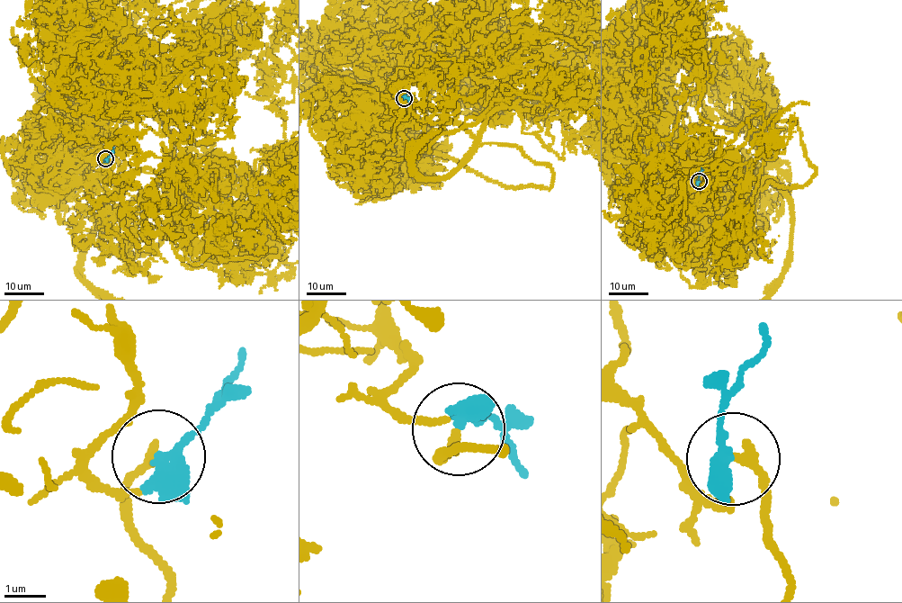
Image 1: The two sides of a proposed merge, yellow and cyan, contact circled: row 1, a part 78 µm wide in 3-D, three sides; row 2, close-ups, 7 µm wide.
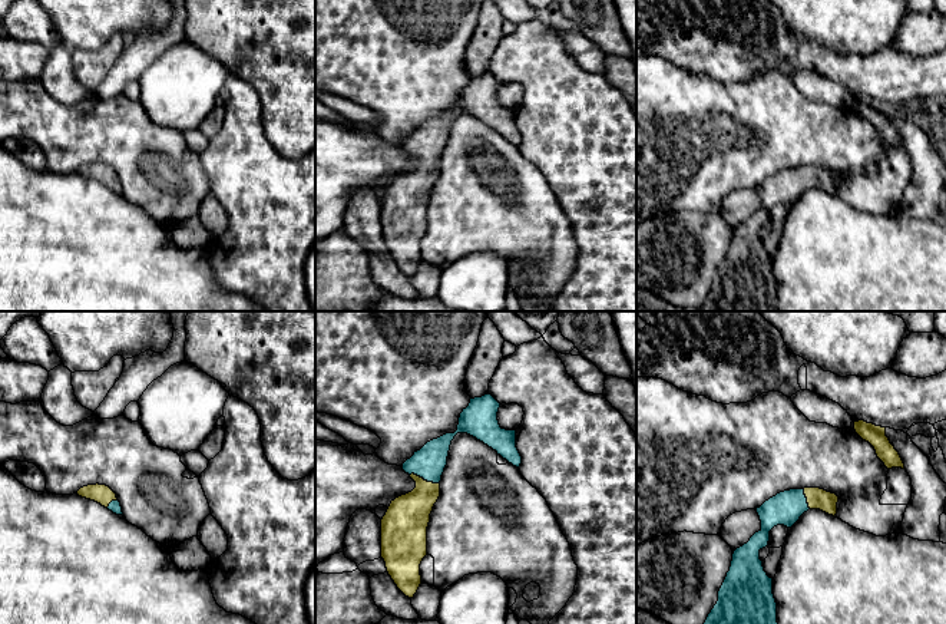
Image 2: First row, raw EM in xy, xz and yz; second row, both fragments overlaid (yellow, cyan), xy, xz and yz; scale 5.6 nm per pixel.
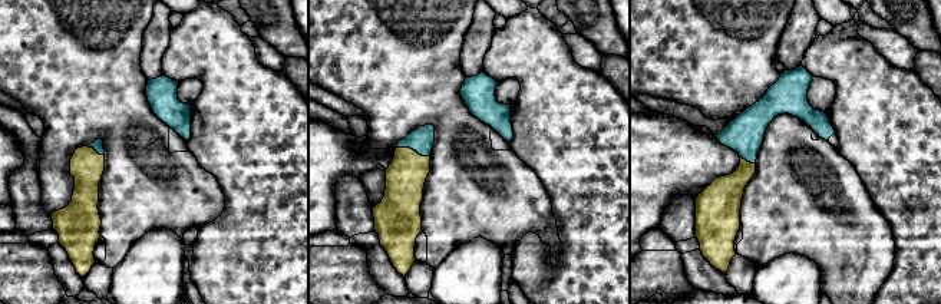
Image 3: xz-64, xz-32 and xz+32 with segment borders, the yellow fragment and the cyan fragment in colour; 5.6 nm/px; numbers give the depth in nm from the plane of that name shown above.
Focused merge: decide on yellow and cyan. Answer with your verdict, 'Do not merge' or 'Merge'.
Merge

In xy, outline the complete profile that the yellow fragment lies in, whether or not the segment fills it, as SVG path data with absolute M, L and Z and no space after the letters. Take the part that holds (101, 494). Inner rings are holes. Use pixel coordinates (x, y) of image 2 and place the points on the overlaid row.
M87 485L77 491L77 495L100 504L116 515L123 515L116 493L106 485Z

